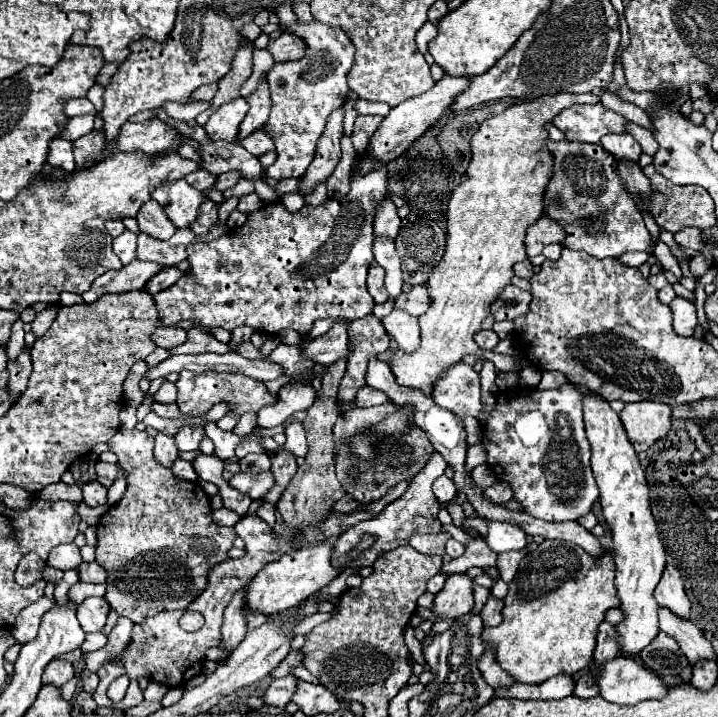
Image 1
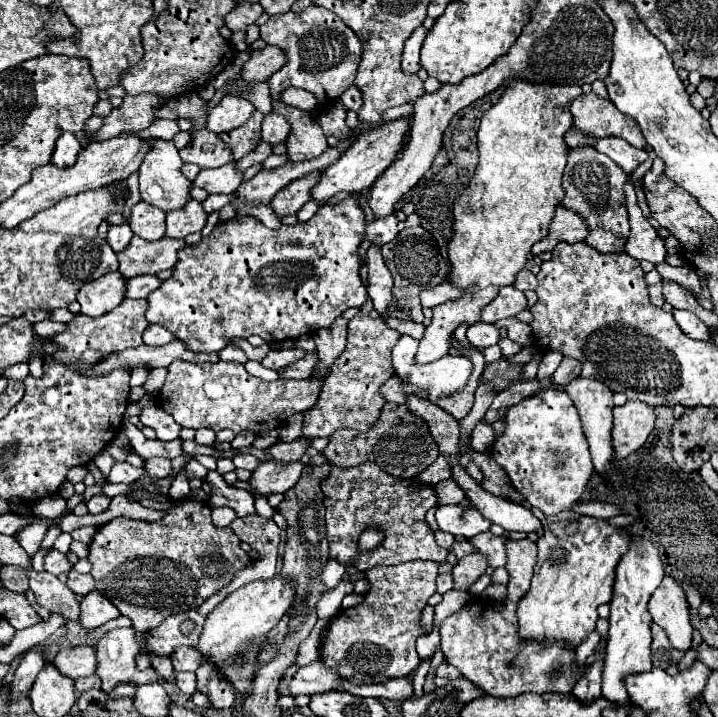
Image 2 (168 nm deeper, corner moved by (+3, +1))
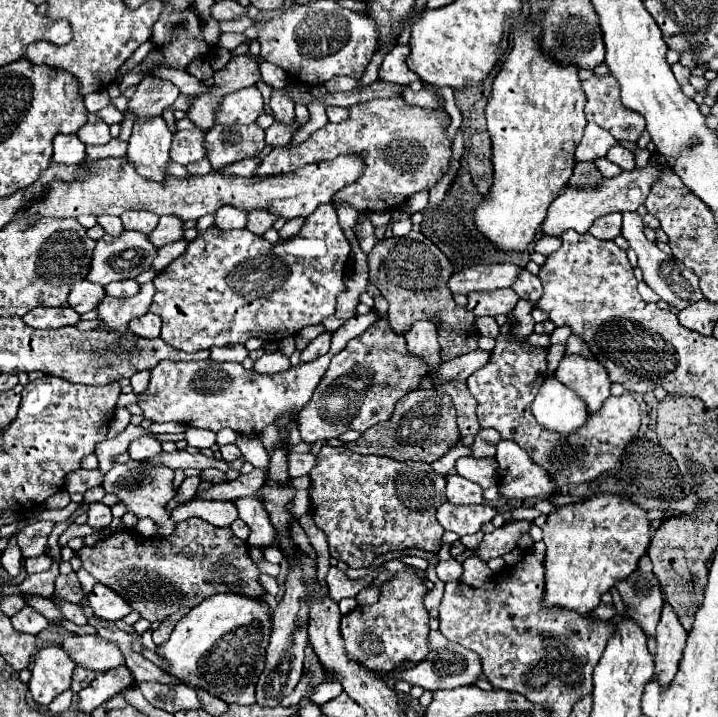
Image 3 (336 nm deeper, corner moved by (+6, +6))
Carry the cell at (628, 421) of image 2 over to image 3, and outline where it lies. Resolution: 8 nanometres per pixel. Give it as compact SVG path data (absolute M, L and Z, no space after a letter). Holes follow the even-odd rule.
M519 299L515 309L513 309L513 317L515 317L515 325L513 329L507 333L507 335L499 335L495 341L495 349L493 349L493 357L491 361L481 367L479 371L475 371L469 379L467 379L467 385L469 385L469 391L471 395L477 399L477 417L479 417L479 423L483 429L497 429L501 439L509 439L509 441L515 441L523 451L527 451L527 455L531 457L533 463L541 465L549 475L551 479L555 481L555 487L561 489L561 487L567 487L567 485L579 485L579 483L585 483L585 481L591 481L595 479L597 475L609 471L623 455L625 451L625 445L631 441L631 437L637 433L639 429L639 423L641 423L641 413L639 413L639 403L629 395L621 395L621 397L609 397L603 407L595 413L595 415L589 415L589 419L583 423L583 427L575 433L557 433L557 431L547 431L543 425L539 425L531 413L531 403L535 399L535 393L537 389L543 385L543 381L547 379L547 349L545 347L531 347L531 345L523 345L523 341L533 333L533 327L535 327L535 321L531 317L531 303L525 301L525 299Z

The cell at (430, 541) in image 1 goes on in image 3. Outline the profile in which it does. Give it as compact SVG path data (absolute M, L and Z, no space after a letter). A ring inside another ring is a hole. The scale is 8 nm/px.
M325 445L319 451L315 471L309 475L315 481L315 489L311 489L313 517L329 539L333 559L359 569L369 567L375 557L393 551L423 549L437 553L441 549L443 527L437 523L435 511L447 501L443 499L447 481L431 465L359 455L347 451L347 447Z

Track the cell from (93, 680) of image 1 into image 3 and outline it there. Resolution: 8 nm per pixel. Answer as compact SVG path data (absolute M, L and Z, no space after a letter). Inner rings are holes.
M75 667L73 671L73 683L71 683L71 691L73 693L79 693L81 689L85 689L93 679L97 677L97 673L93 669L87 669L87 667Z

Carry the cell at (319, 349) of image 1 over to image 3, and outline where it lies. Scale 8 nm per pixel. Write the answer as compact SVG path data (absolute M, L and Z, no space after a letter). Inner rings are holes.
M275 351L275 353L265 353L261 359L257 359L253 369L263 375L273 375L279 371L287 371L289 367L291 367L289 359L281 351Z

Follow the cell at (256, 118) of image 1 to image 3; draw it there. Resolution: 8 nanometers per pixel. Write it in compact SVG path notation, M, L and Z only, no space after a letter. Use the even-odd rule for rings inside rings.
M257 123L235 127L215 125L205 133L203 143L207 147L207 159L211 161L211 167L219 171L231 163L259 155L265 147L263 135L265 131Z

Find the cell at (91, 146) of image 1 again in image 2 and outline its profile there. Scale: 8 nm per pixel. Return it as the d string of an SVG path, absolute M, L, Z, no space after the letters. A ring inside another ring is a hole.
M138 94L138 96L124 96L122 106L114 108L106 118L104 126L94 132L92 140L110 140L118 136L120 132L128 130L144 130L152 124L154 116L152 110L160 106L162 100L154 94Z

